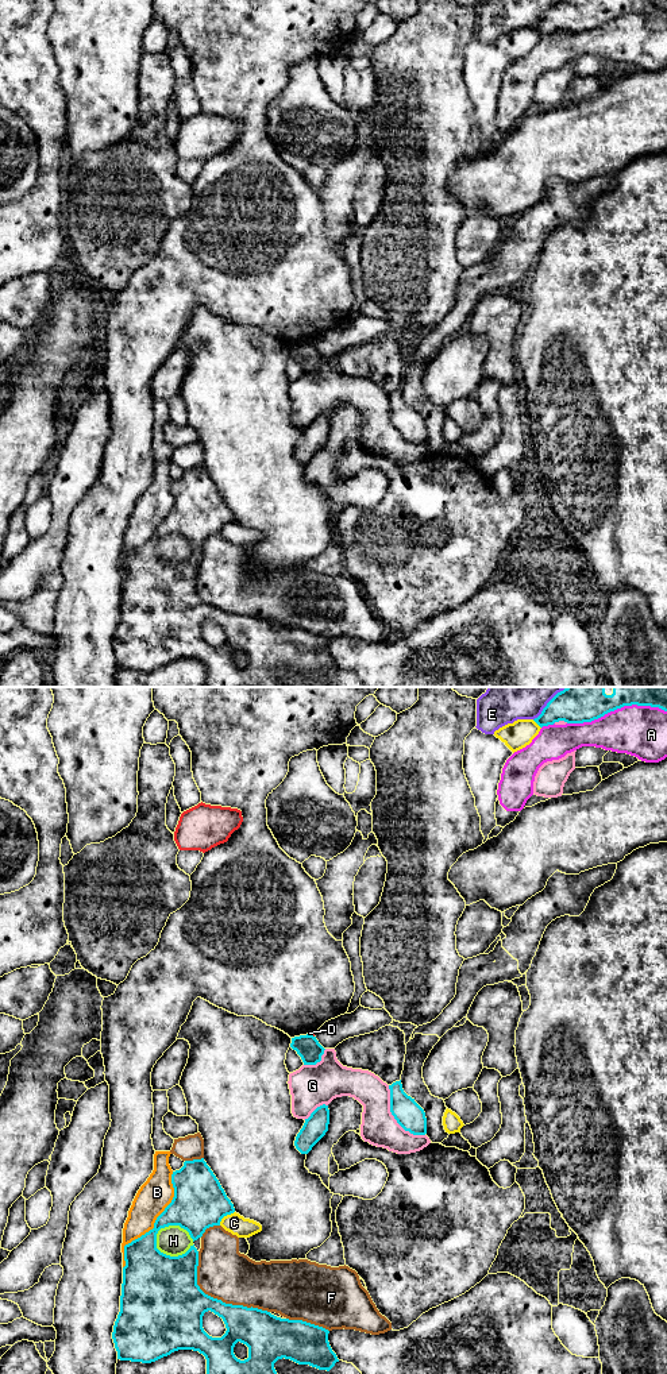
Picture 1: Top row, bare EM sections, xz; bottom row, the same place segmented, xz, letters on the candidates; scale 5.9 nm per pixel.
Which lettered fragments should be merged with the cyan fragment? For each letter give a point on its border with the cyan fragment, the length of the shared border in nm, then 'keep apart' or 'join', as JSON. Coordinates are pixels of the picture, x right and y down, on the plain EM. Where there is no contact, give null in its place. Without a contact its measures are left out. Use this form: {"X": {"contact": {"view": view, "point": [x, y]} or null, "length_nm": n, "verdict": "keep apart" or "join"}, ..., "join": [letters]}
{"A": {"contact": {"view": "xz", "point": [616, 18]}, "length_nm": 600, "verdict": "keep apart"}, "B": {"contact": {"view": "xz", "point": [154, 533]}, "length_nm": 650, "verdict": "keep apart"}, "C": {"contact": {"view": "xz", "point": [224, 524]}, "length_nm": 130, "verdict": "keep apart"}, "D": {"contact": {"view": "xz", "point": [311, 344]}, "length_nm": 40, "verdict": "keep apart"}, "E": {"contact": {"view": "xz", "point": [547, 14]}, "length_nm": 240, "verdict": "keep apart"}, "F": {"contact": {"view": "xz", "point": [216, 608]}, "length_nm": 550, "verdict": "keep apart"}, "G": {"contact": {"view": "xz", "point": [394, 427]}, "length_nm": 380, "verdict": "keep apart"}, "H": {"contact": {"view": "xz", "point": [169, 564]}, "length_nm": 240, "verdict": "keep apart"}, "join": []}

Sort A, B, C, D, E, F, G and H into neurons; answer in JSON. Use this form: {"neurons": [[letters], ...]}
{"neurons": [["A"], ["B"], ["C"], ["D"], ["E", "F"], ["G"], ["H"]]}

